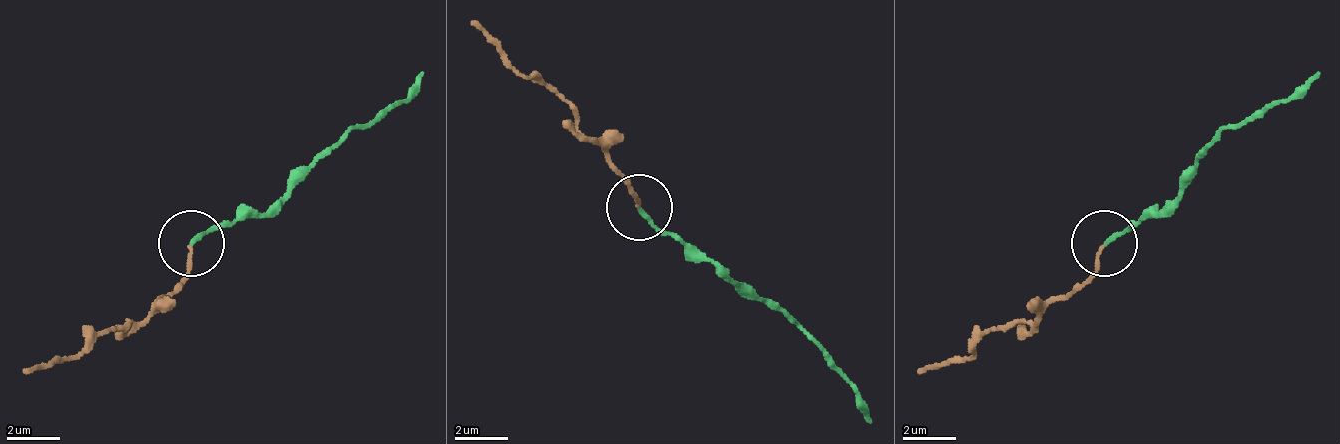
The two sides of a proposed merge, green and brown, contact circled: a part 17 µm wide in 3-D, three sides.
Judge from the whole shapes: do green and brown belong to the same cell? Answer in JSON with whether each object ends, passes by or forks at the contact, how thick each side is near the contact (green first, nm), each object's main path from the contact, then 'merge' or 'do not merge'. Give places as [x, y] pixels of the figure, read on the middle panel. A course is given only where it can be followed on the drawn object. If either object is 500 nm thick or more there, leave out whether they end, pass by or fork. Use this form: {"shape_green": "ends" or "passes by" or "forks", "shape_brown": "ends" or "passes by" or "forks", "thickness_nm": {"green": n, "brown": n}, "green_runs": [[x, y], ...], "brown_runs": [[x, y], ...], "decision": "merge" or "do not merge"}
{"shape_green": "ends", "shape_brown": "ends", "thickness_nm": {"green": 160, "brown": 140}, "green_runs": [[637, 208], [796, 327], [849, 387], [869, 420]], "brown_runs": [[637, 208], [637, 195], [571, 109], [518, 69], [472, 23]], "decision": "merge"}

